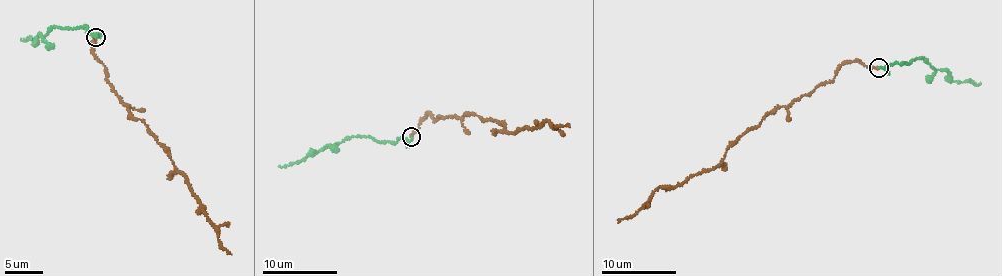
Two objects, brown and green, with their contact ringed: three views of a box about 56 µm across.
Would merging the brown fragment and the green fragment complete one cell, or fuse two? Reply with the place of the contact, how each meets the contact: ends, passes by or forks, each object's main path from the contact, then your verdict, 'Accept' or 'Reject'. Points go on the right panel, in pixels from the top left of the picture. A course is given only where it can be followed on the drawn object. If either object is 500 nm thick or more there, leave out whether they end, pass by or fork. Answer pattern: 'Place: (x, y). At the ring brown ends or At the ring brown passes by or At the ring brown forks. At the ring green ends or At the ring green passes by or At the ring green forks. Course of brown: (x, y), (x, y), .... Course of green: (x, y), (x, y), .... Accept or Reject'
Place: (879, 68). At the ring brown ends. At the ring green passes by. Course of brown: (878, 67), (854, 61), (841, 67), (833, 79), (762, 117), (714, 167), (658, 188), (618, 223). Course of green: (878, 67), (900, 65), (919, 57), (937, 70), (947, 72), (950, 79), (980, 82). Accept

